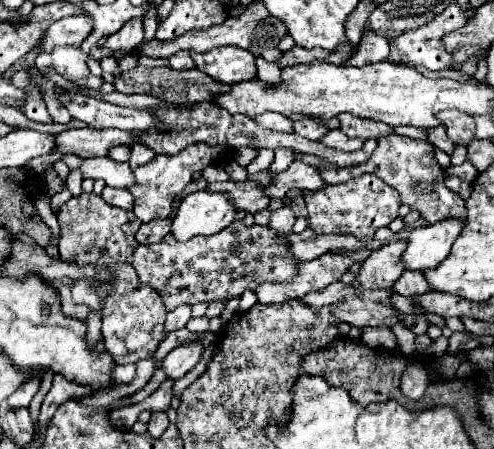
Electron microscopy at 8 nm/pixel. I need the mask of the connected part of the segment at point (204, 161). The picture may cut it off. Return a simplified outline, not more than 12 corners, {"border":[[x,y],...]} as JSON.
{"border":[[207,144],[157,154],[133,170],[141,222],[167,218],[171,200],[219,158]]}

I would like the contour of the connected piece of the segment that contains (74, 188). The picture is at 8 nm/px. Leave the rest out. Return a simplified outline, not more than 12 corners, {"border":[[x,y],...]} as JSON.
{"border":[[71,170],[67,190],[73,196],[81,194],[81,172]]}

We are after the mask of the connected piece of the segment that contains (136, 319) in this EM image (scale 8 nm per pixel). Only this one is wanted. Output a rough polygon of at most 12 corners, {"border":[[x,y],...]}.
{"border":[[131,264],[111,296],[77,280],[73,302],[101,312],[103,344],[117,364],[151,358],[165,338],[161,296]]}

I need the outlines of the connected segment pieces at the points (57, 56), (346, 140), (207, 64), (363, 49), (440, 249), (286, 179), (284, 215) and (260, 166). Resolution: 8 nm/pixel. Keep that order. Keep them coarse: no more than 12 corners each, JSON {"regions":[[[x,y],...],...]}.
{"regions":[[[79,46],[53,48],[53,68],[65,80],[87,78]],[[329,130],[323,144],[353,152],[363,148],[363,138],[351,138],[343,130]],[[235,46],[191,52],[197,68],[223,84],[257,76],[257,56]],[[364,33],[356,55],[344,65],[361,67],[386,60],[388,40]],[[463,224],[415,228],[401,264],[431,270],[443,262]],[[295,160],[267,188],[287,202],[291,188],[323,188],[319,170]],[[287,204],[271,212],[271,228],[291,232],[295,214]],[[259,149],[258,156],[248,165],[248,176],[269,168],[274,151]]]}

